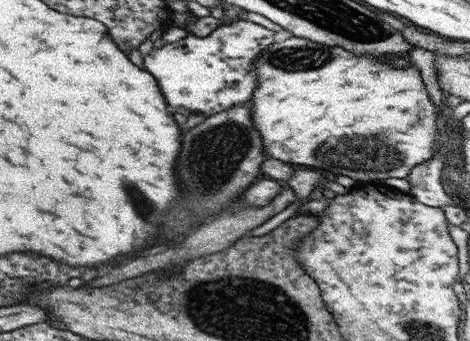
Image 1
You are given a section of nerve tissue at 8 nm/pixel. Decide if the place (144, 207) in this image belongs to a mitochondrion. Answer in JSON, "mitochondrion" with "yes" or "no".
{"mitochondrion":"yes"}

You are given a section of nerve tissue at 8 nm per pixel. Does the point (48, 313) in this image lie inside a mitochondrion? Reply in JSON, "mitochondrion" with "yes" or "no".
{"mitochondrion":"no"}

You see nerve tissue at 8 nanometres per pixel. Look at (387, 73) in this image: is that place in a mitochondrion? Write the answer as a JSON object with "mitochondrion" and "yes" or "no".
{"mitochondrion":"no"}

